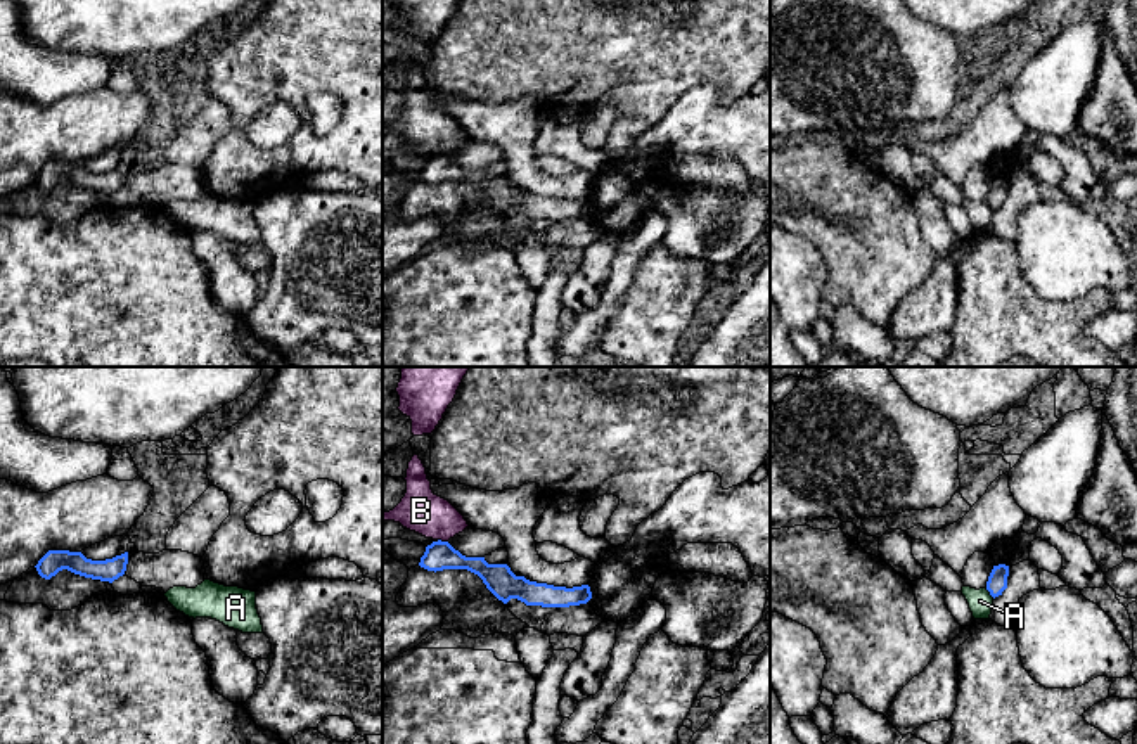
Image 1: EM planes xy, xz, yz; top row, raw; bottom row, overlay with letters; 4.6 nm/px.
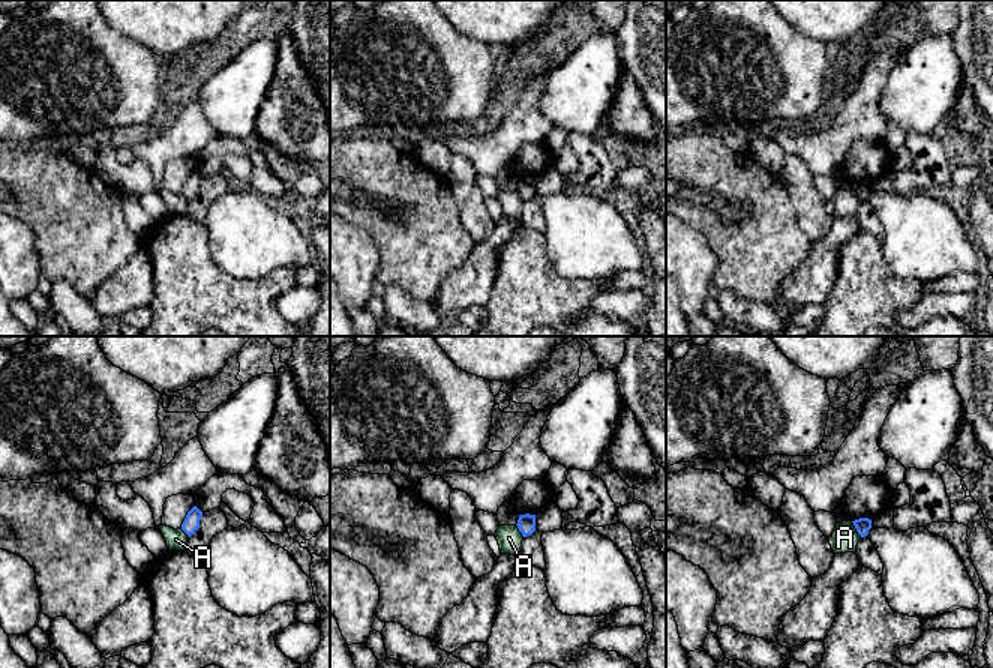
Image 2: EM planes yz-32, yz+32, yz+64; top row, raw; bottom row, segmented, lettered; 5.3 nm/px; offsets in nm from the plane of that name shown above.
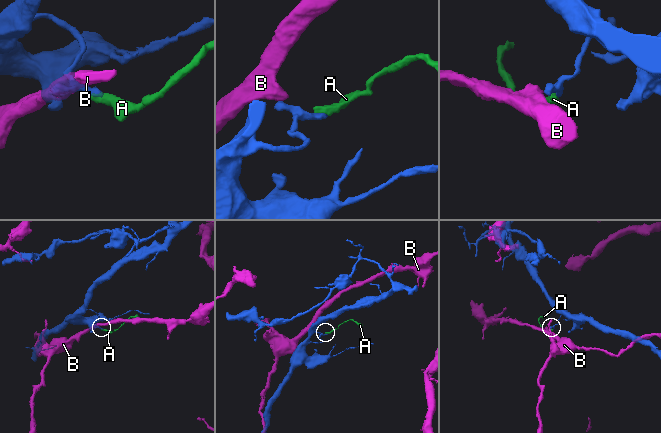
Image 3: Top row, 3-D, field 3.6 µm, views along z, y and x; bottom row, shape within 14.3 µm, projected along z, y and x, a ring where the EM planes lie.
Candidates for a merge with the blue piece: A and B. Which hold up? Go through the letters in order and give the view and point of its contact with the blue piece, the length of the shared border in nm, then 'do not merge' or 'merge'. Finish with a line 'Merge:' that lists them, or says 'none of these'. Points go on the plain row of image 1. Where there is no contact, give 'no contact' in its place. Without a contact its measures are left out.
A: contact yz (989, 203); length 70 nm; do not merge
B: contact xz (443, 154); length 50 nm; do not merge
Merge: none of these

